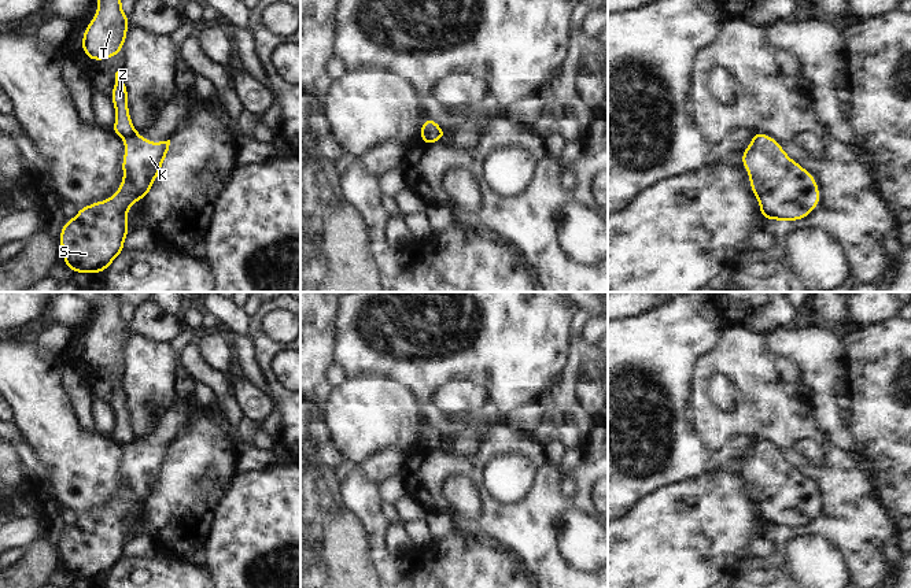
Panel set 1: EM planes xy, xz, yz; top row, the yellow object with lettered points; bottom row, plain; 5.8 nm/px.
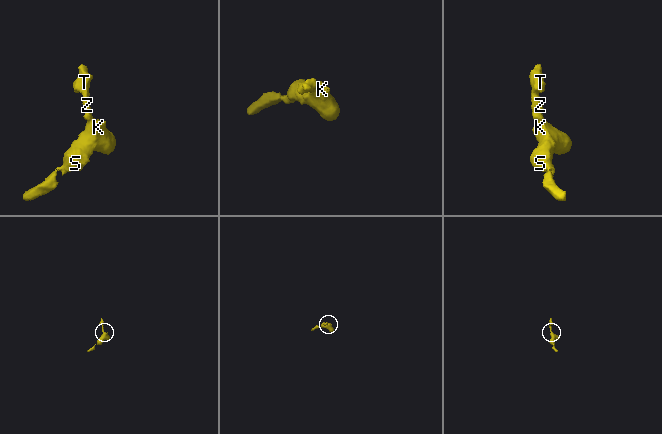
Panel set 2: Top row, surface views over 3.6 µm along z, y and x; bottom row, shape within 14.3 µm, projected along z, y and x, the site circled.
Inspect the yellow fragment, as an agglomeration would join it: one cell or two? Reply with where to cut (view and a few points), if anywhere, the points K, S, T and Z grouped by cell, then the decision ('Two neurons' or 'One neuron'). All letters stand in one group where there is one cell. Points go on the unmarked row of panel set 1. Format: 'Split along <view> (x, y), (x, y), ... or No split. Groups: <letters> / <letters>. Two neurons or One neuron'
Split along xy (135, 437), (124, 446). Groups: K S / T Z. Two neurons.

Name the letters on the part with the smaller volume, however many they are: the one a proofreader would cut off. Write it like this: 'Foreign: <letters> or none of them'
Foreign: T, Z

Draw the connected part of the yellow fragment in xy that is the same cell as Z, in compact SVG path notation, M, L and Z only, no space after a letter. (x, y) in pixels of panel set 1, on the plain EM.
M122 378L115 380L115 391L110 406L113 407L117 419L117 425L111 439L122 445L129 445L136 437L129 424L129 413L126 408L128 393L122 388Z

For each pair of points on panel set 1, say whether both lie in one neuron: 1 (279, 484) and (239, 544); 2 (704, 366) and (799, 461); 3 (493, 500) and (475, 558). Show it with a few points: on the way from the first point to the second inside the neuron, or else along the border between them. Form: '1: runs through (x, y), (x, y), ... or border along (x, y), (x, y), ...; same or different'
1: runs through (279, 499), (279, 505), (254, 529); same
2: runs through (734, 372), (762, 399), (763, 406), (786, 431); same
3: border along (457, 531), (474, 536); different

